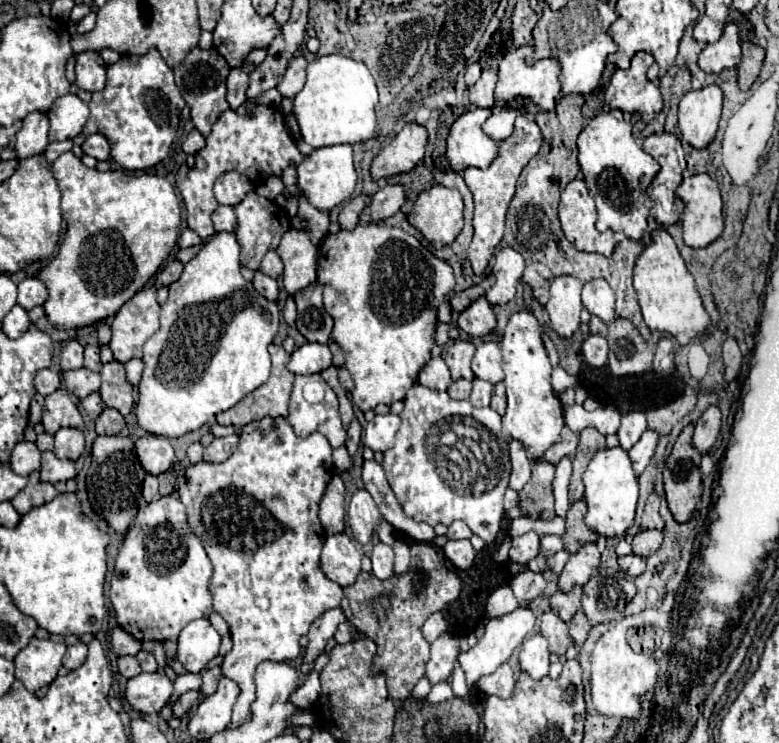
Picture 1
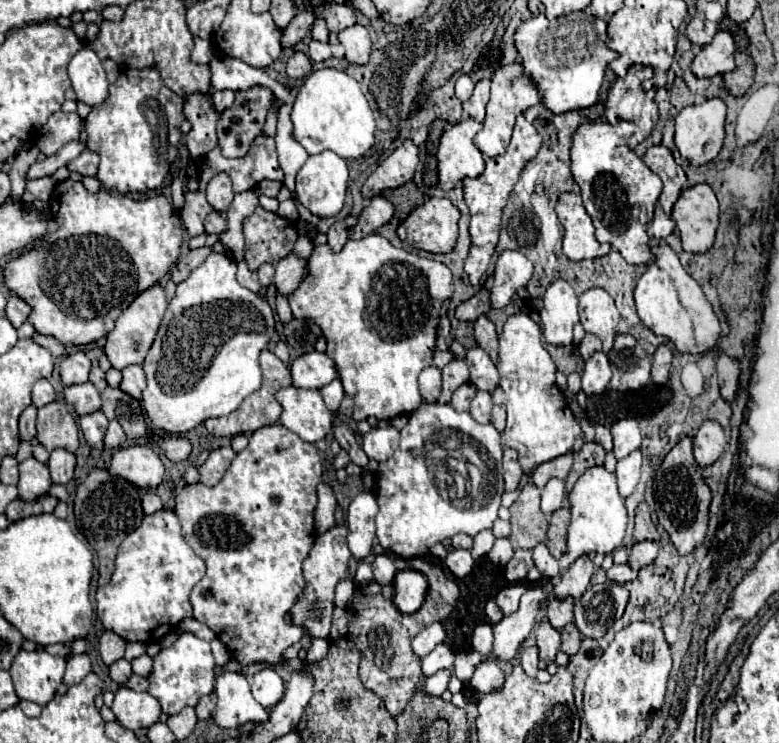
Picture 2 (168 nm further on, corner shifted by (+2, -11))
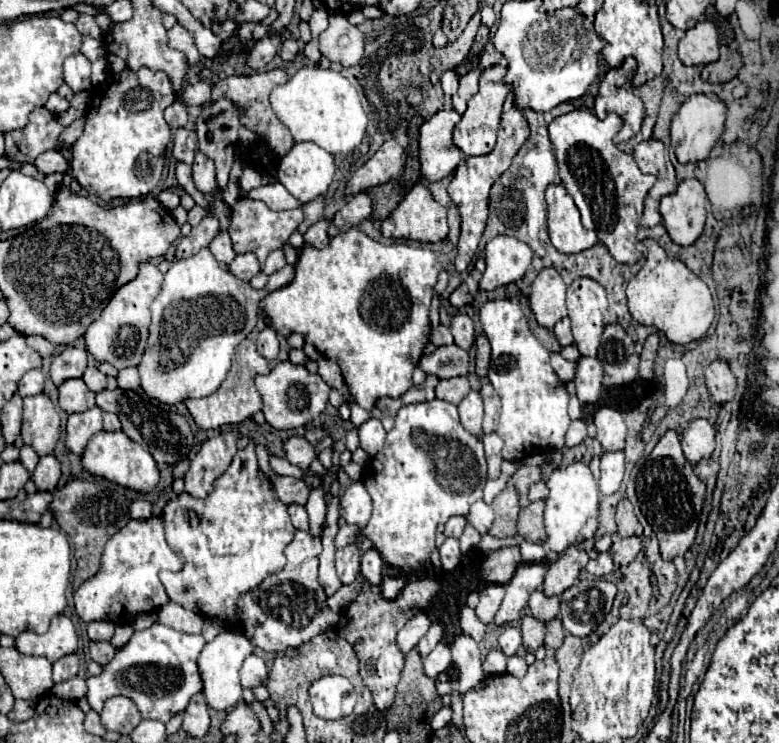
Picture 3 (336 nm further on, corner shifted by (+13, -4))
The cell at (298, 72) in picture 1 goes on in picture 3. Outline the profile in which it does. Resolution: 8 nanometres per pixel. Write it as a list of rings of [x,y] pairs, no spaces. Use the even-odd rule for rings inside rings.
[[[285,38],[283,46],[281,46],[281,58],[283,60],[293,60],[299,52],[299,44],[293,38]]]

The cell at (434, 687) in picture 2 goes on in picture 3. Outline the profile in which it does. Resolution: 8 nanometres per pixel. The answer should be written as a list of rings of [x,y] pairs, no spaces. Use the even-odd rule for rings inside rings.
[[[437,644],[433,648],[433,652],[425,658],[425,674],[435,678],[437,674],[445,672],[449,666],[452,664],[452,654],[451,649],[446,644]]]

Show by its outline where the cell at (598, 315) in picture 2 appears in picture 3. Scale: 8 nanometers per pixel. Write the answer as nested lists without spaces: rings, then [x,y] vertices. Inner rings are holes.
[[[577,278],[567,288],[567,310],[577,350],[581,356],[597,356],[599,340],[605,328],[605,288],[593,278]]]

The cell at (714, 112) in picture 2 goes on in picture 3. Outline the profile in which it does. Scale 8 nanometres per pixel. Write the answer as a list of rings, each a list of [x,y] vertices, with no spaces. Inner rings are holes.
[[[693,94],[681,104],[671,122],[671,146],[675,148],[675,156],[681,164],[699,162],[709,156],[709,152],[725,132],[725,114],[727,106],[719,98],[707,94]]]

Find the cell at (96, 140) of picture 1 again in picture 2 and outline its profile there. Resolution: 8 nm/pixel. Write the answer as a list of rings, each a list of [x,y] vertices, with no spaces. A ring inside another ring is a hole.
[[[84,149],[74,161],[68,163],[68,169],[70,171],[78,171],[82,175],[96,175],[98,173],[98,165],[100,165],[98,153],[94,153],[90,149]]]

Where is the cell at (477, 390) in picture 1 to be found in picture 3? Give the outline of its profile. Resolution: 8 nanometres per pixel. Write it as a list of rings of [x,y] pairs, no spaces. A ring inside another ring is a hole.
[[[471,390],[463,402],[459,404],[459,418],[467,432],[481,436],[481,424],[483,424],[483,400],[477,390]]]

